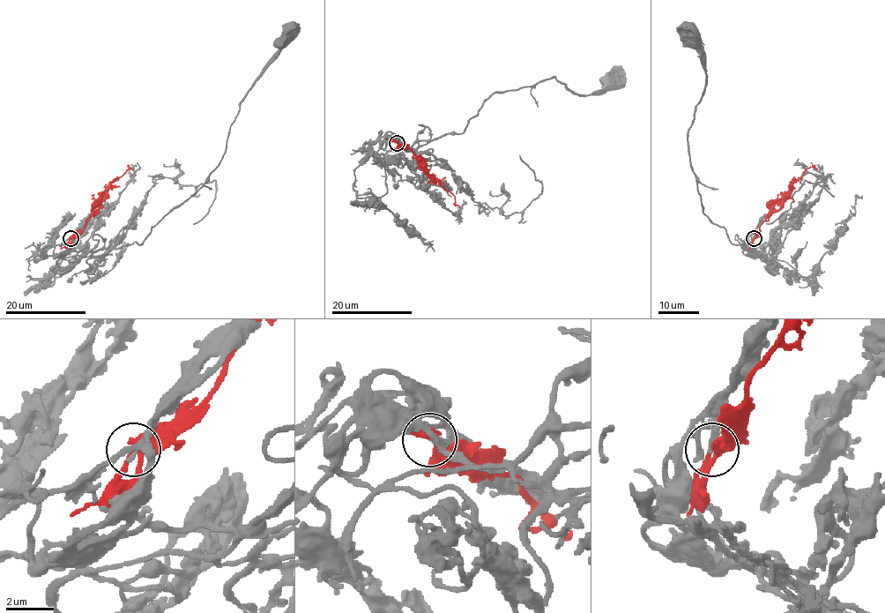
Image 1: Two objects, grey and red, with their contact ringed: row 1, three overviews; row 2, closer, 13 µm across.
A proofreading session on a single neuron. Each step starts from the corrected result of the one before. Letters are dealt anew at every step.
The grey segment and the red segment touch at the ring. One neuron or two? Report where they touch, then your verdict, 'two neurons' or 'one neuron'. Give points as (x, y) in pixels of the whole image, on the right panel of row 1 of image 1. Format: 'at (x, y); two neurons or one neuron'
at (754, 238); one neuron

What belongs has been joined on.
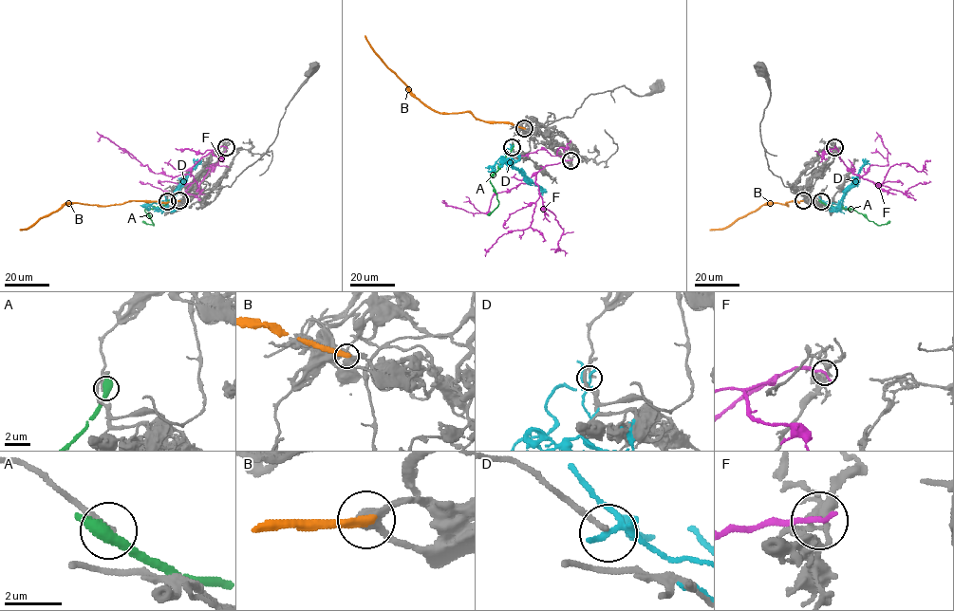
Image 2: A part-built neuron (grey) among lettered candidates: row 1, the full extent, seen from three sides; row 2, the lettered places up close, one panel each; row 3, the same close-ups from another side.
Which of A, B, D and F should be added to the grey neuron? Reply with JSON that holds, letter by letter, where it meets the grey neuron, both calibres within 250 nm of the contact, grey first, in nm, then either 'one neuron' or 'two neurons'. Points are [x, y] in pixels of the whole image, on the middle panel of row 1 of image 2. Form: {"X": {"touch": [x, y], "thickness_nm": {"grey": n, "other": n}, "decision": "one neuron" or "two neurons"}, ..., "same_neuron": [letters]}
{"A": {"touch": [513, 146], "thickness_nm": {"grey": 200, "other": 480}, "decision": "two neurons"}, "B": {"touch": [524, 128], "thickness_nm": {"grey": 400, "other": 400}, "decision": "two neurons"}, "D": {"touch": [512, 147], "thickness_nm": {"grey": 140, "other": 240}, "decision": "two neurons"}, "F": {"touch": [570, 160], "thickness_nm": {"grey": 240, "other": 220}, "decision": "two neurons"}, "same_neuron": []}

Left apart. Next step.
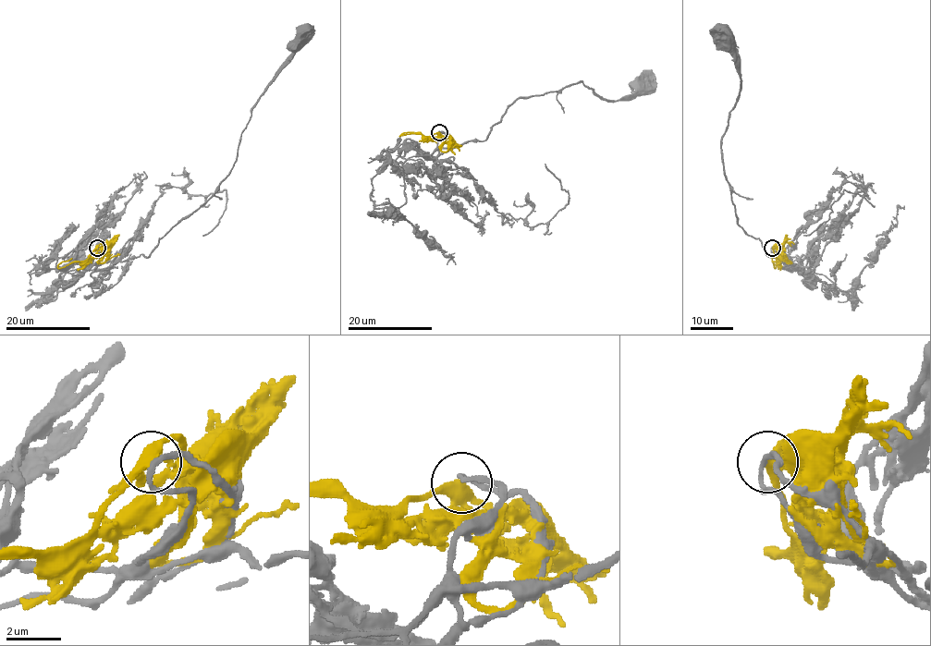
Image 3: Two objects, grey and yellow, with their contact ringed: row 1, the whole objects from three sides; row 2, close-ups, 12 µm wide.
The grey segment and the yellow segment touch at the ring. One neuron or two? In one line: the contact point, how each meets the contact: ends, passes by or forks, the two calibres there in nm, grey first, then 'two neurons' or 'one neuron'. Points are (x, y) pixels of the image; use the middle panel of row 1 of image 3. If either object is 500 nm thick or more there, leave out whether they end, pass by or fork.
at (439, 132); grey passes by; yellow forks there; 160 nm thick on the grey side, 360 nm on the other; two neurons

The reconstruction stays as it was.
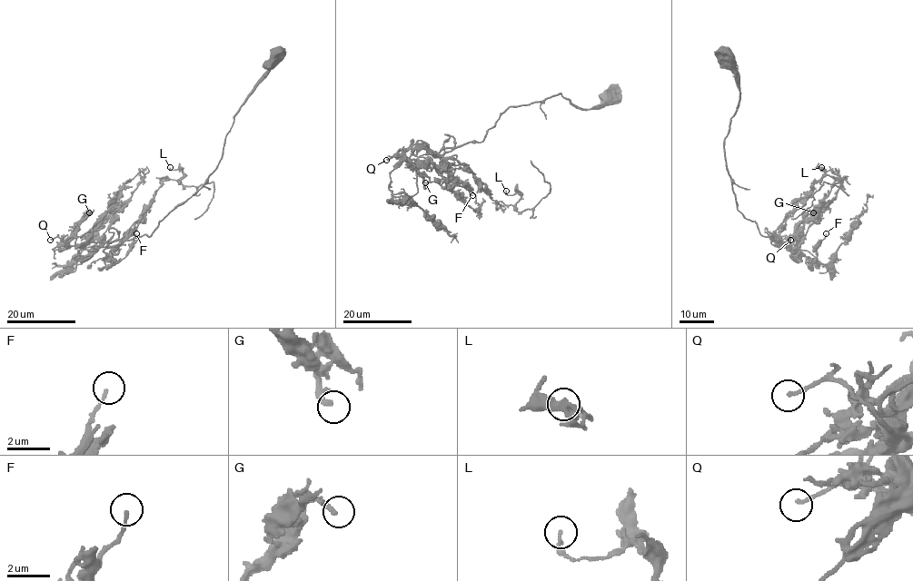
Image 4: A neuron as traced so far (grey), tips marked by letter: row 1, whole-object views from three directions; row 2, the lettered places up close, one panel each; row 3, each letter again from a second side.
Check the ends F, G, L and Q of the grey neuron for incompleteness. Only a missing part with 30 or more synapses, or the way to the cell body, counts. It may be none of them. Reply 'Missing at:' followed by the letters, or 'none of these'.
Missing at: G

